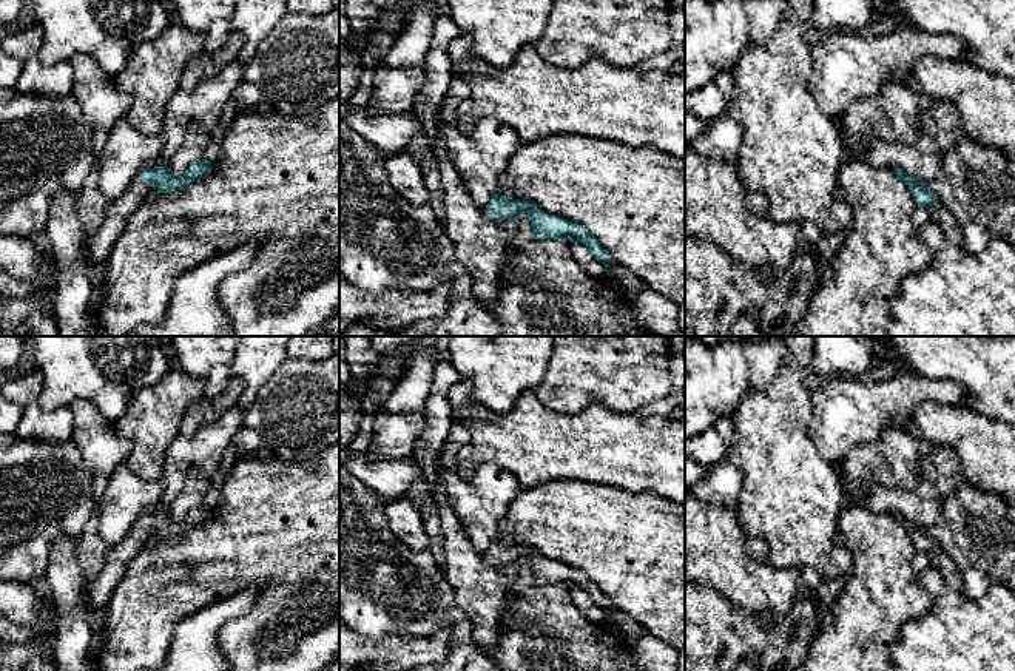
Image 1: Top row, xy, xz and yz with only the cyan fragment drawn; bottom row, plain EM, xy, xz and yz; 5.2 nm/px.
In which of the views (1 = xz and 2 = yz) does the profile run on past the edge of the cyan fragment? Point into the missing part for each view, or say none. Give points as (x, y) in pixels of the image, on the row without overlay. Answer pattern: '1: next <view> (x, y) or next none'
1: next none
2: next none

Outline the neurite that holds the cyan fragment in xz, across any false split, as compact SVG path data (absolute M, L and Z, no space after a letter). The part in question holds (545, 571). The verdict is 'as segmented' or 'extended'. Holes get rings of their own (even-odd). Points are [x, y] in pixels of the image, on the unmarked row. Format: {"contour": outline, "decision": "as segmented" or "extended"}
{"contour": "M497 538L486 551L484 558L489 565L497 568L501 568L509 563L518 563L521 558L528 558L535 585L578 586L605 612L615 609L614 603L585 572L563 565L560 561L549 560L540 555L531 546L504 543L500 538Z", "decision": "as segmented"}

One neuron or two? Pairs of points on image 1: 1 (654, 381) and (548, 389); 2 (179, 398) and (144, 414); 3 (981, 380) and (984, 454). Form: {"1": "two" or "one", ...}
{"1": "one", "2": "one", "3": "two"}

